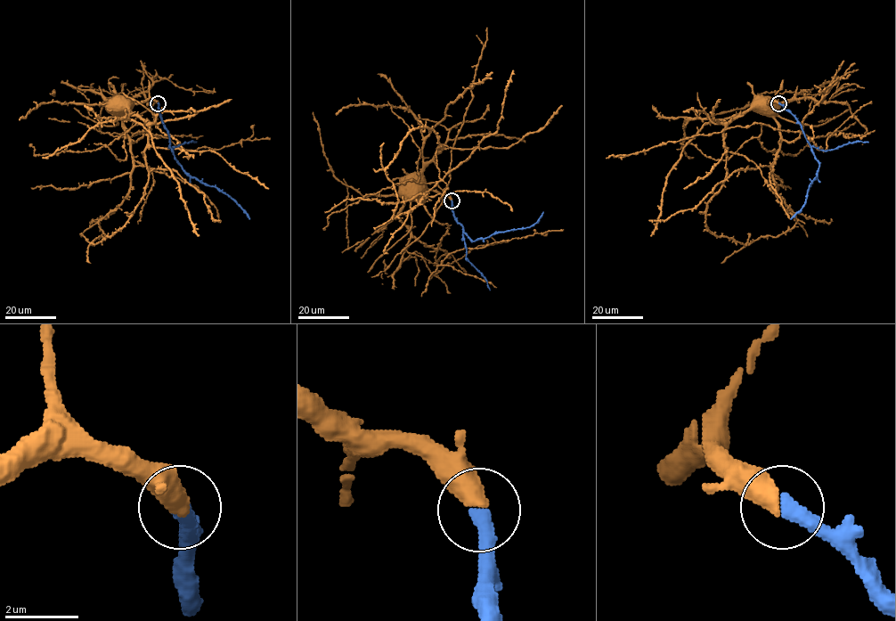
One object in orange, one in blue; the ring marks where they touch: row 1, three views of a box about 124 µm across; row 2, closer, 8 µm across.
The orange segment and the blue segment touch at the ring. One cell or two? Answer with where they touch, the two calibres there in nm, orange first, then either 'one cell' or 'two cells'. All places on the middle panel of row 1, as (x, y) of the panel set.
(452, 200) | 500/460 nm | one cell

